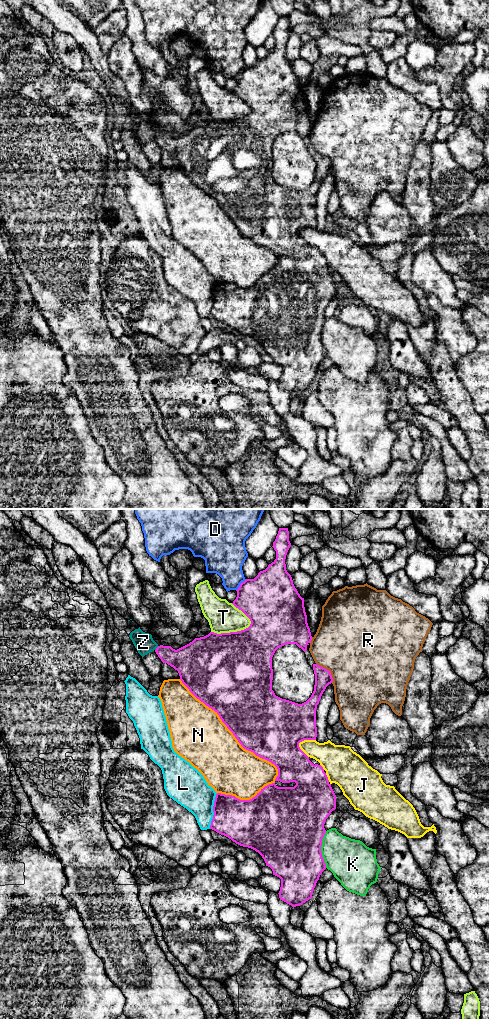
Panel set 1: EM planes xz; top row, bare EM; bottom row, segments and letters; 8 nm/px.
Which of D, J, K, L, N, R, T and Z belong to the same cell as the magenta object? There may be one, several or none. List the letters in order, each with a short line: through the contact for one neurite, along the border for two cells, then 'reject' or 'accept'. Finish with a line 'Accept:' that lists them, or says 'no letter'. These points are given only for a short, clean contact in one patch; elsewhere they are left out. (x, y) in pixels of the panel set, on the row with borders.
D: reject
J: reject
K: reject
L: reject
N: reject
R: reject
T: reject
Z: line xz (158, 646), (155, 650); reject
Accept: no letter

